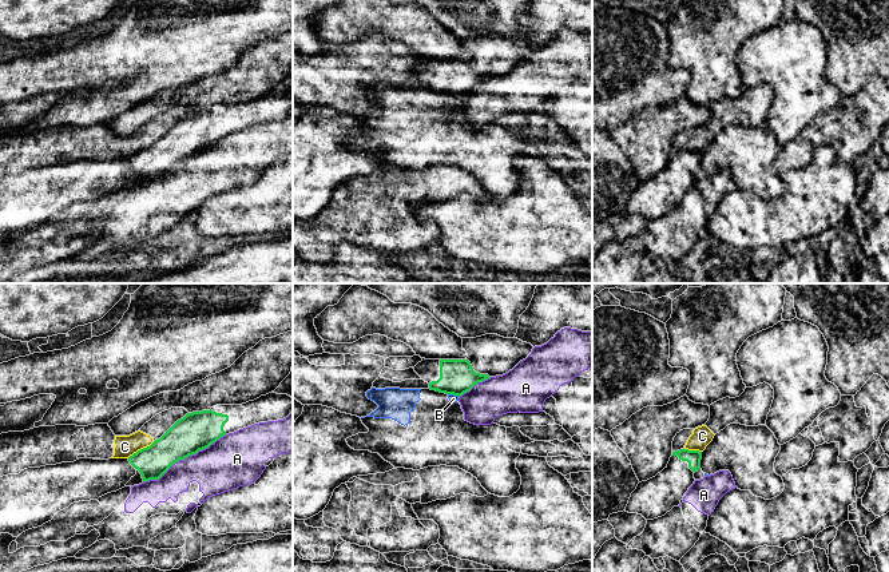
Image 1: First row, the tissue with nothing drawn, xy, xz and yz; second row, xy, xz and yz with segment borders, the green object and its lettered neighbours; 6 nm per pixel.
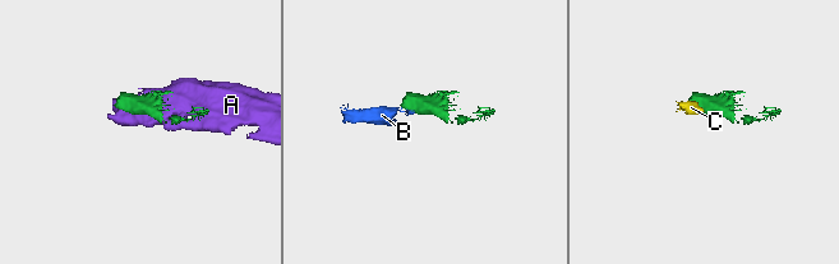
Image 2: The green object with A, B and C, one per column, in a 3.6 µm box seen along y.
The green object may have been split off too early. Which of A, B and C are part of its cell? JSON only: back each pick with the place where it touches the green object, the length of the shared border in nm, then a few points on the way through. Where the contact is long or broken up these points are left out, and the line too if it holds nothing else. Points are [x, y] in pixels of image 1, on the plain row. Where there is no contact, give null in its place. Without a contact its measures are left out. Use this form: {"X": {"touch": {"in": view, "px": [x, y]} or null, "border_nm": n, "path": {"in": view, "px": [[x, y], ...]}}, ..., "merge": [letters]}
{"merge": []}

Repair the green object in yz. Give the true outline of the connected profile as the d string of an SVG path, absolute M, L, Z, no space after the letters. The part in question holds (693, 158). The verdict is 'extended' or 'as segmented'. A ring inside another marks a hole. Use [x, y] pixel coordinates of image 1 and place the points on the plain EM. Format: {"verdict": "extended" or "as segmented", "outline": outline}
{"verdict": "extended", "outline": "M680 150L672 152L667 167L655 178L642 182L631 194L626 212L642 215L646 221L654 221L664 217L674 207L680 204L684 194L694 184L694 174L701 170L702 152Z"}

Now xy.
{"verdict": "extended", "outline": "M269 94L242 106L217 106L210 111L187 114L159 140L128 158L130 164L142 175L143 183L159 180L175 163L209 148L221 138L259 123L278 122L293 112L293 99L287 95Z"}

